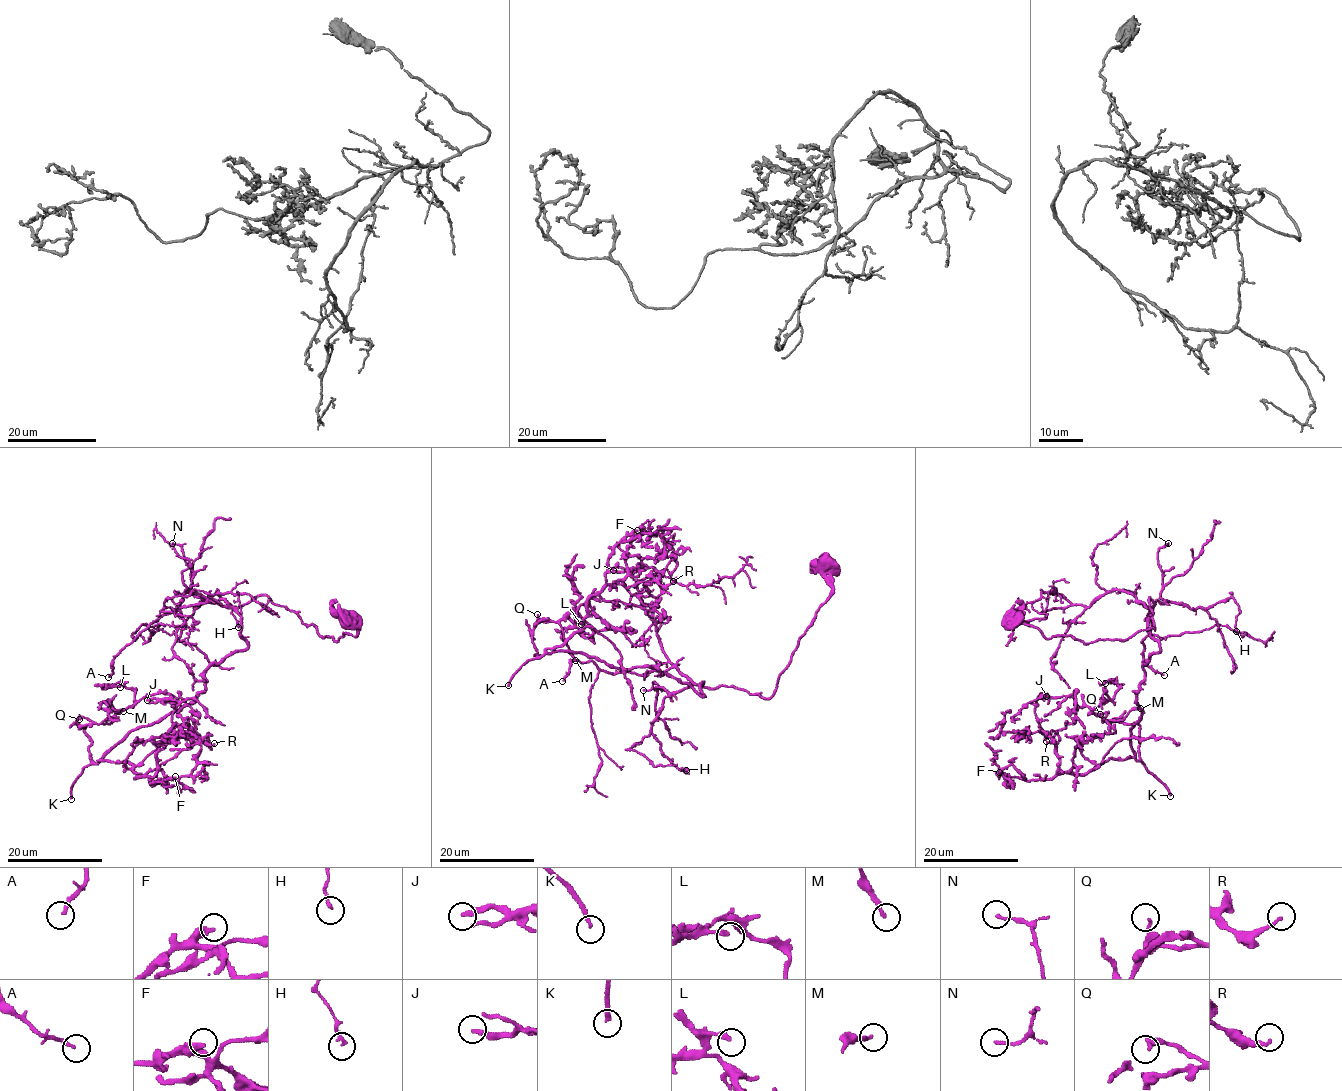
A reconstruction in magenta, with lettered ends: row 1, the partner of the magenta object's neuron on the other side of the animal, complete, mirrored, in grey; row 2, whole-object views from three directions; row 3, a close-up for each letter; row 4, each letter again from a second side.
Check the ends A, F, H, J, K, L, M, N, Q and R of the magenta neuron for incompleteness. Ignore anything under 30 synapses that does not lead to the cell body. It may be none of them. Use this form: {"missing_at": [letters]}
{"missing_at": ["K"]}

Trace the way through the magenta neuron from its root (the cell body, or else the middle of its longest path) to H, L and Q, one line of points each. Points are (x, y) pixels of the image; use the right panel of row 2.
H: (1012, 620), (1046, 638), (1127, 640), (1155, 627), (1149, 598), (1152, 609), (1193, 609), (1232, 598), (1236, 631)
L: (1012, 620), (1127, 640), (1155, 627), (1150, 597), (1138, 760), (1140, 725), (1092, 712), (1105, 683)
Q: (1012, 620), (1127, 640), (1155, 627), (1150, 597), (1160, 650), (1136, 693), (1138, 760), (1140, 725), (1100, 714)

